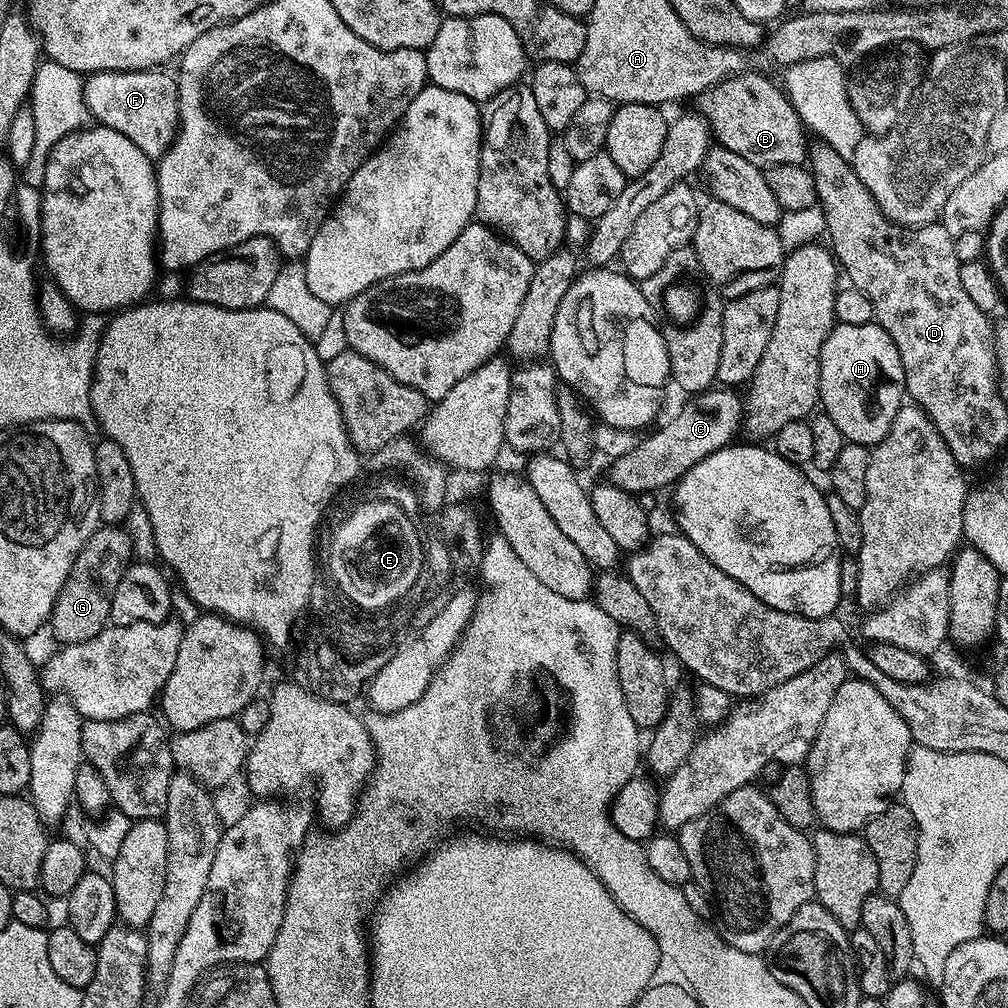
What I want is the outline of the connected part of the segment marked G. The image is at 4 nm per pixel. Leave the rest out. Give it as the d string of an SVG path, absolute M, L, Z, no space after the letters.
M101 526L97 528L94 534L78 550L74 558L74 566L70 566L70 574L62 586L62 590L56 599L56 605L52 611L50 629L61 641L61 645L70 645L74 643L86 642L87 639L94 638L109 623L108 615L110 606L114 598L114 590L118 590L118 582L122 574L126 574L129 564L133 563L134 553L132 550L132 539L124 526Z

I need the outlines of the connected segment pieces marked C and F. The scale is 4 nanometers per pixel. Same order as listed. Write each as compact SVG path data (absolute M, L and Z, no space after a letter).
M716 386L707 392L701 392L695 397L693 404L688 404L673 420L668 420L661 426L657 432L649 431L648 437L637 439L634 450L629 450L626 454L622 454L622 458L611 461L612 476L611 483L618 485L622 490L639 494L646 491L659 493L660 488L675 485L681 476L694 467L698 462L702 462L702 458L706 458L710 454L714 454L718 450L729 447L737 439L736 431L741 431L744 422L744 406L745 401L742 399L741 393L733 390L728 386Z
M164 70L91 73L84 80L84 97L97 125L126 134L142 154L159 158L176 139L176 130L180 126L180 103L176 80L168 77Z

